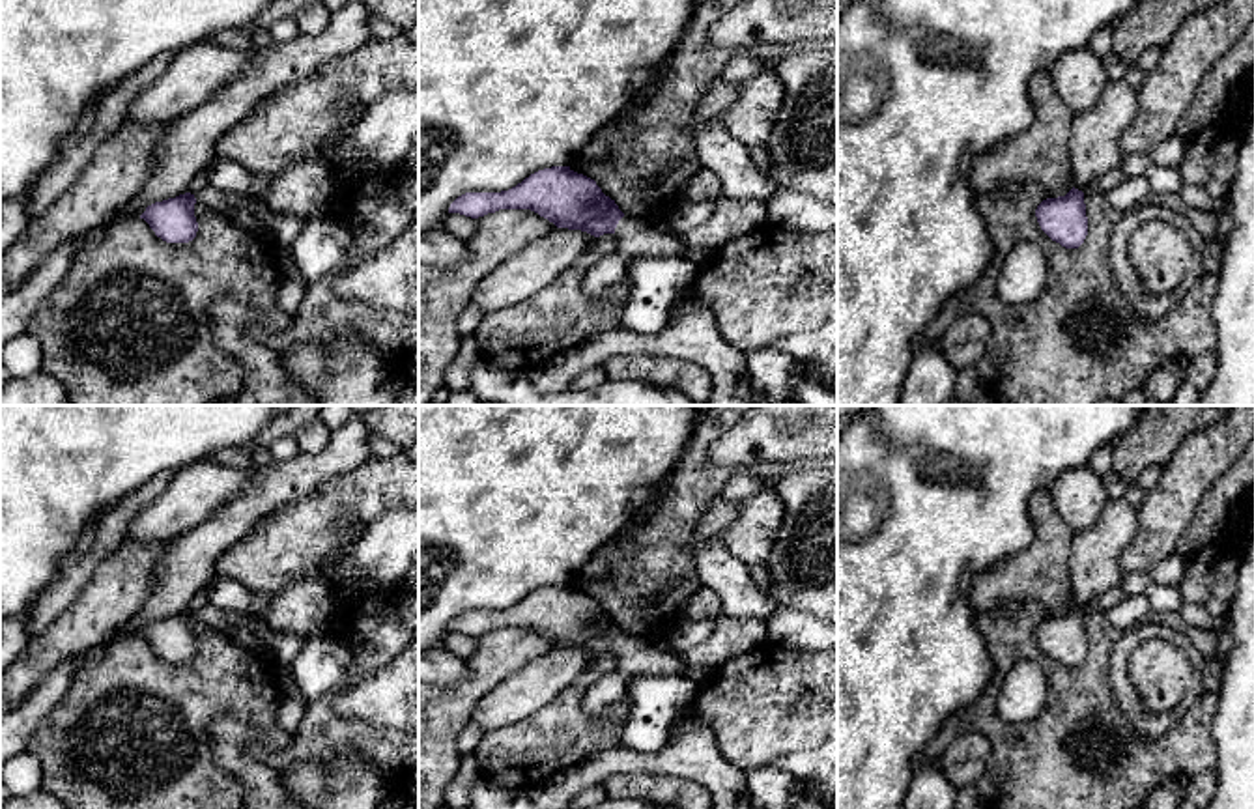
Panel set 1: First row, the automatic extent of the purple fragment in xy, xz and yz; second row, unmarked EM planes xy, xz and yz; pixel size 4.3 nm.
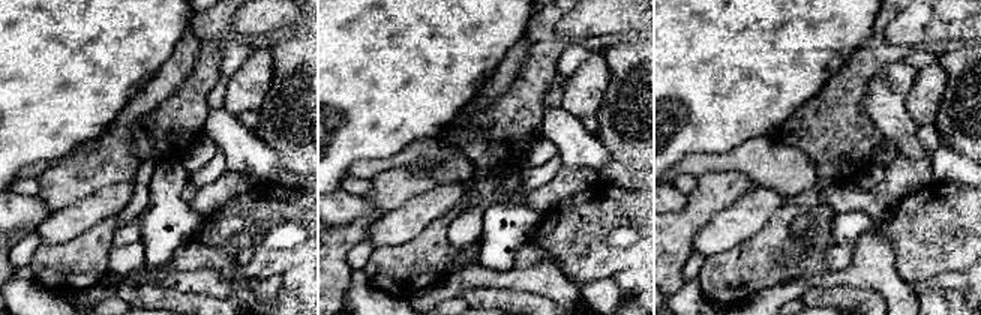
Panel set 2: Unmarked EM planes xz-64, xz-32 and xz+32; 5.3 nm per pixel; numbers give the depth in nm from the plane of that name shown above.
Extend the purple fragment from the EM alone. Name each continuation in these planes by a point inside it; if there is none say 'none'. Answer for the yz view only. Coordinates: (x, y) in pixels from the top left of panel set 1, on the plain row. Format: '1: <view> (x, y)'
none

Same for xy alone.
1: xy (245, 628)

